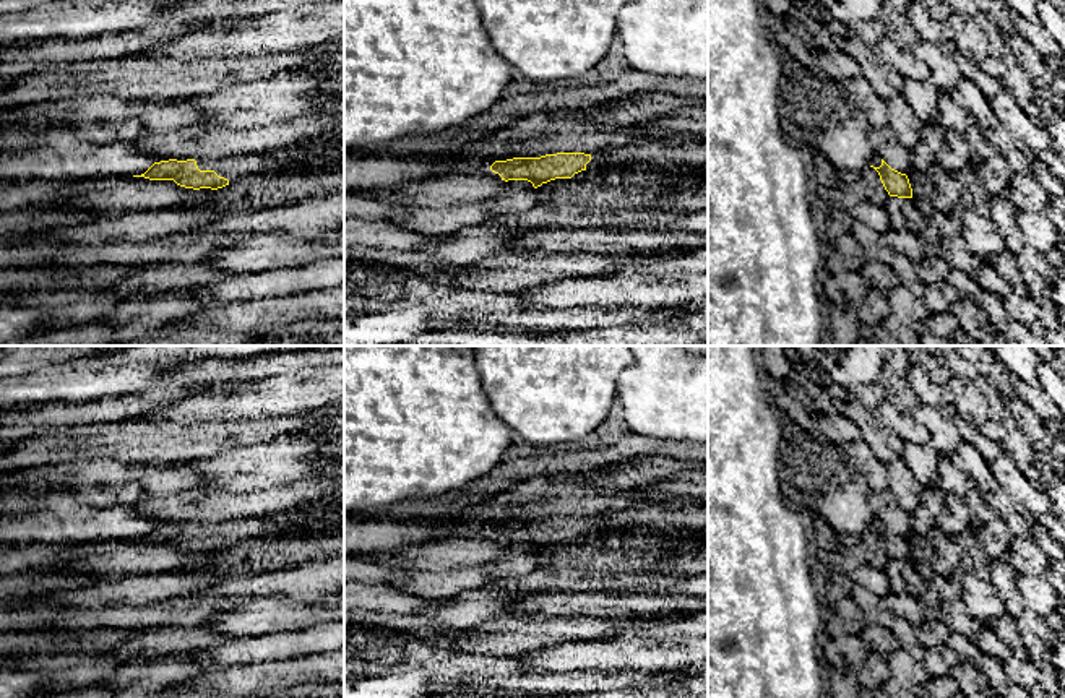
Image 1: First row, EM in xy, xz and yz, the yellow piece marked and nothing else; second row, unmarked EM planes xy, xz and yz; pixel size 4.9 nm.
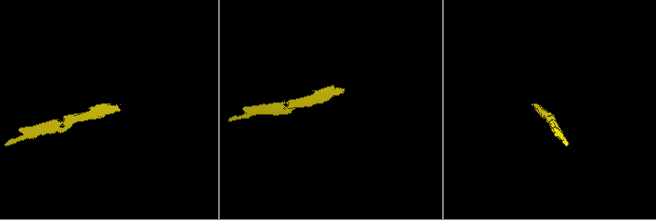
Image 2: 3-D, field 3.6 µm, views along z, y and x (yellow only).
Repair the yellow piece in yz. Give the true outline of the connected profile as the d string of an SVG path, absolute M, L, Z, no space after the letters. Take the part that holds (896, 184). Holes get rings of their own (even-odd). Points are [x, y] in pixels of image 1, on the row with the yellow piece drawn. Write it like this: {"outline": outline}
{"outline": "M878 154L873 156L870 166L878 172L890 196L912 198L912 188L906 174L891 169Z"}

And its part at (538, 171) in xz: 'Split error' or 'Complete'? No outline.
Split error

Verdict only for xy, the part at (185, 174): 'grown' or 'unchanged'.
grown

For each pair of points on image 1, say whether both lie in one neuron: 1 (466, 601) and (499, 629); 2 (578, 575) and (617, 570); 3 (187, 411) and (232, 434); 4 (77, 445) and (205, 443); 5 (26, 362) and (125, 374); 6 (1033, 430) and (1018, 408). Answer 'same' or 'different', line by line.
1: different
2: same
3: different
4: same
5: different
6: same

